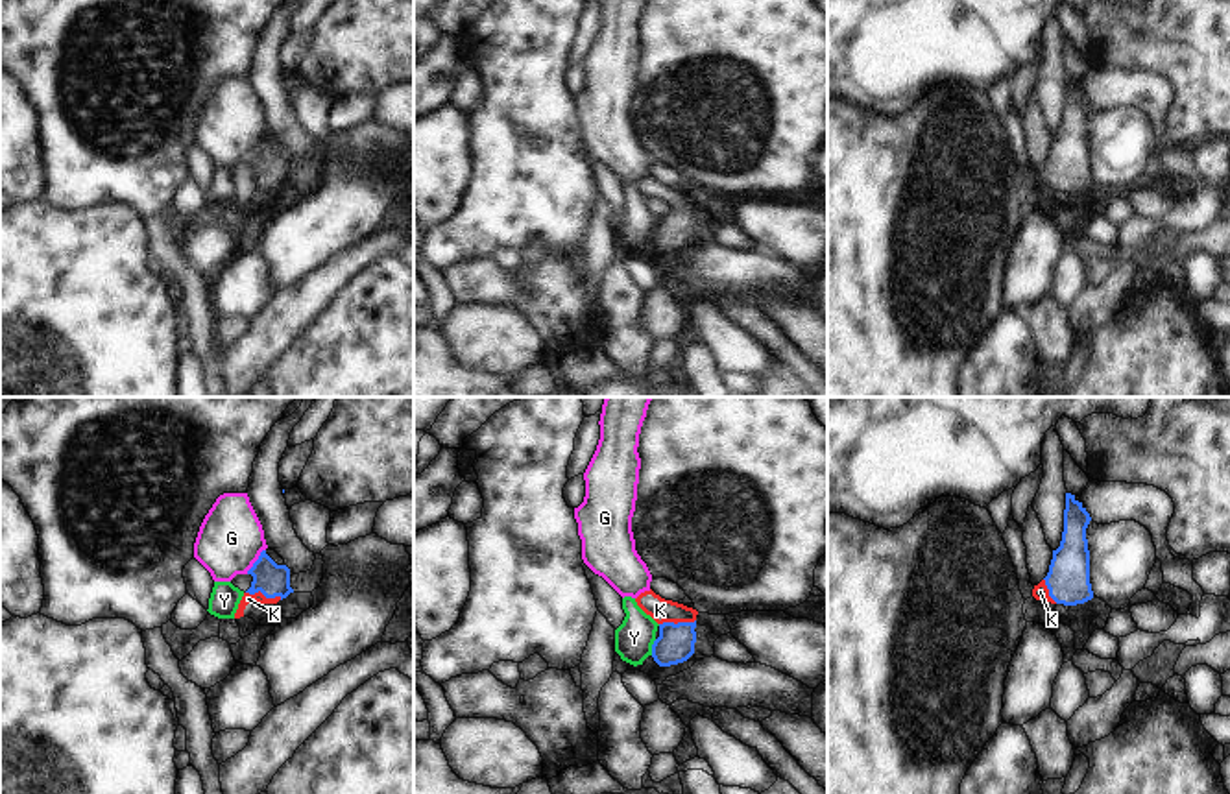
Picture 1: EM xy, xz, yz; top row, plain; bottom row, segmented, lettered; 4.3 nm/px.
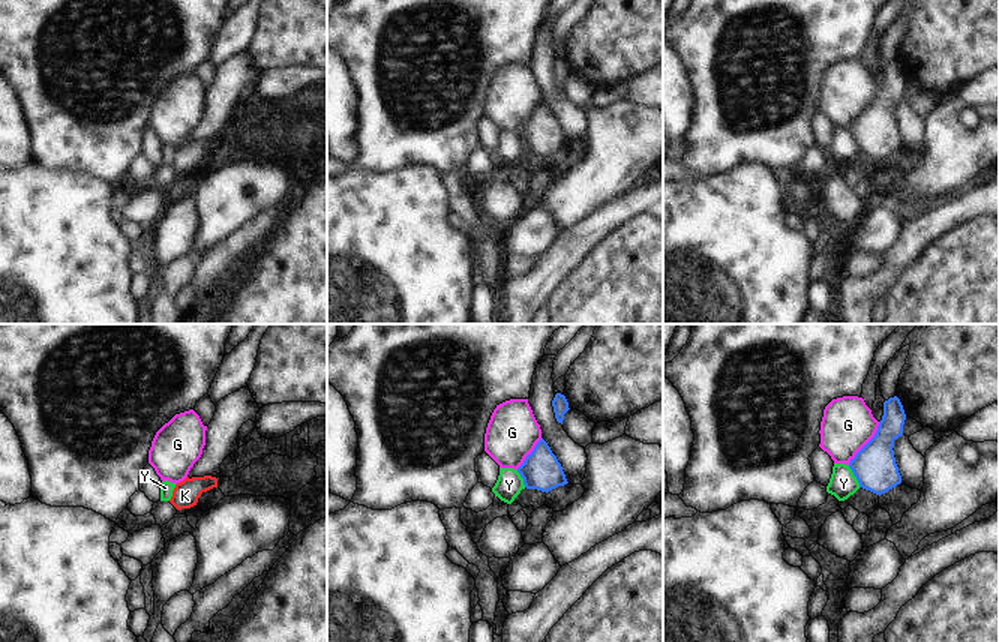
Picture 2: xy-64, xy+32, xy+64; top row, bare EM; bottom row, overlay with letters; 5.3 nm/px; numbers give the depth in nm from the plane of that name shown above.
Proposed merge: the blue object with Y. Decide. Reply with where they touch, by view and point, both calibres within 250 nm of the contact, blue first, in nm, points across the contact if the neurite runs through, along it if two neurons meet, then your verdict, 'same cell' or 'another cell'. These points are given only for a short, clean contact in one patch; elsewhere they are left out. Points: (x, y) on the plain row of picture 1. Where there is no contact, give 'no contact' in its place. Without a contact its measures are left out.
contact xz (652, 233); calibres 160 and 170 nm; border xz (656, 226), (651, 240); another cell

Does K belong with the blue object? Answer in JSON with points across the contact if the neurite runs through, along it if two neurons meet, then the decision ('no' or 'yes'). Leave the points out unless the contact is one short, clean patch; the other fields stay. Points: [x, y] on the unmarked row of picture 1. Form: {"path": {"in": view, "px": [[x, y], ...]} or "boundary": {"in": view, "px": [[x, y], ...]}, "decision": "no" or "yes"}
{"path": {"in": "xy", "px": [[272, 167], [265, 181], [252, 181], [248, 185]]}, "decision": "yes"}

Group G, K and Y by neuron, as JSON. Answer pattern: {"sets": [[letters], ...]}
{"sets": [["G"], ["K"], ["Y"]]}

